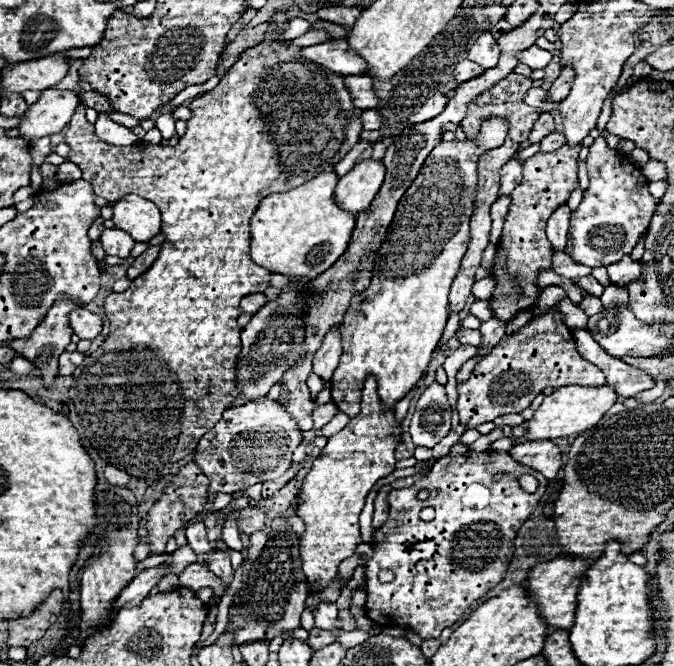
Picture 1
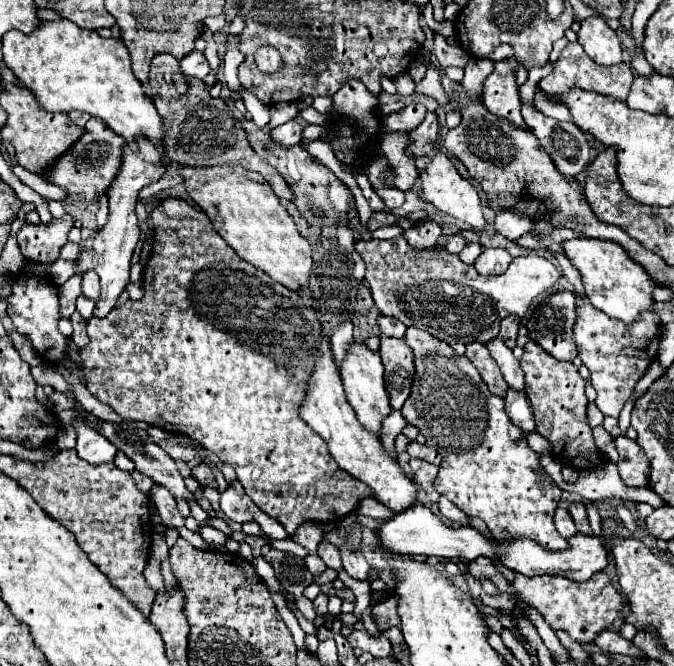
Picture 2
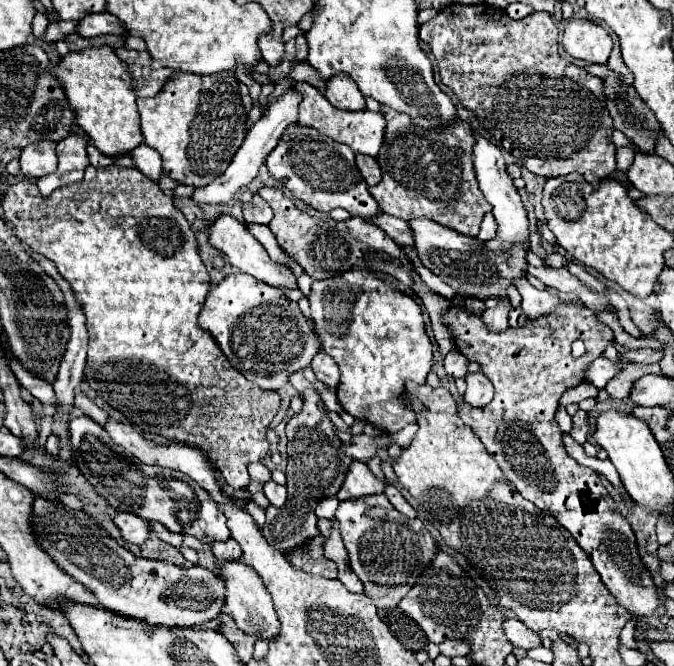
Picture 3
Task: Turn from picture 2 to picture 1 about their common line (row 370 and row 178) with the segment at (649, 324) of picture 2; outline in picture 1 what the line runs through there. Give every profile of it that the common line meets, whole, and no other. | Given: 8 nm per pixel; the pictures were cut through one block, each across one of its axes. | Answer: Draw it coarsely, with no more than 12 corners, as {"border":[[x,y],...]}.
{"border":[[604,136],[570,218],[574,262],[610,266],[634,250],[658,200]]}

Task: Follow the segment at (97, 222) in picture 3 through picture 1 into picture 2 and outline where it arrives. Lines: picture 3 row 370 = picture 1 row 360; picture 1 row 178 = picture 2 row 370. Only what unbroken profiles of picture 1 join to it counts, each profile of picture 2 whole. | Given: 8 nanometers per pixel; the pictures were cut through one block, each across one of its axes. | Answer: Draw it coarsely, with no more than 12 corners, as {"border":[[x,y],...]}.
{"border":[[152,210],[86,388],[202,442],[290,536],[370,488],[298,416],[318,312]]}

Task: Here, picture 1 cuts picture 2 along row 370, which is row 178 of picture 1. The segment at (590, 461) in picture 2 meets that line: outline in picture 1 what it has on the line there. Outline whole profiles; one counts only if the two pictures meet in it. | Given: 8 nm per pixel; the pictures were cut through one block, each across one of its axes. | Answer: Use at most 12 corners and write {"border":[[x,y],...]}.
{"border":[[576,148],[524,162],[492,266],[504,324],[542,294],[546,220],[578,186]]}

